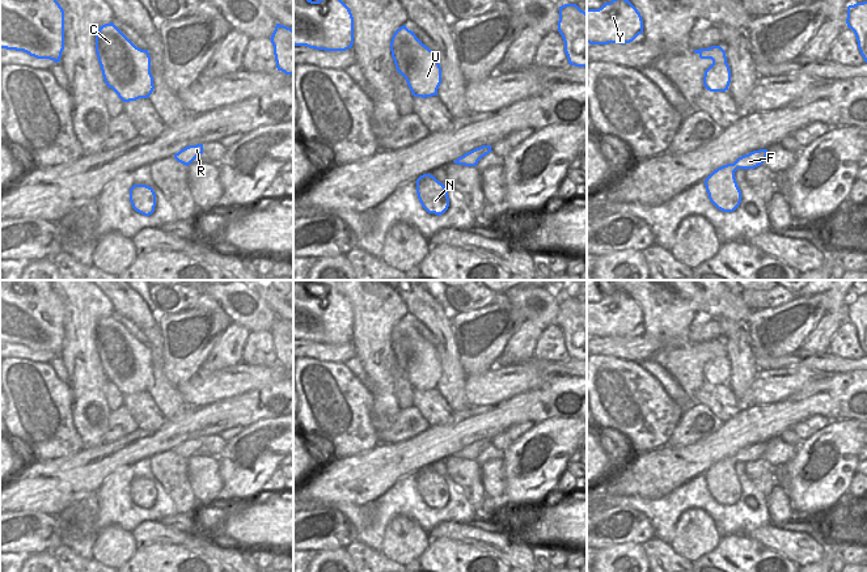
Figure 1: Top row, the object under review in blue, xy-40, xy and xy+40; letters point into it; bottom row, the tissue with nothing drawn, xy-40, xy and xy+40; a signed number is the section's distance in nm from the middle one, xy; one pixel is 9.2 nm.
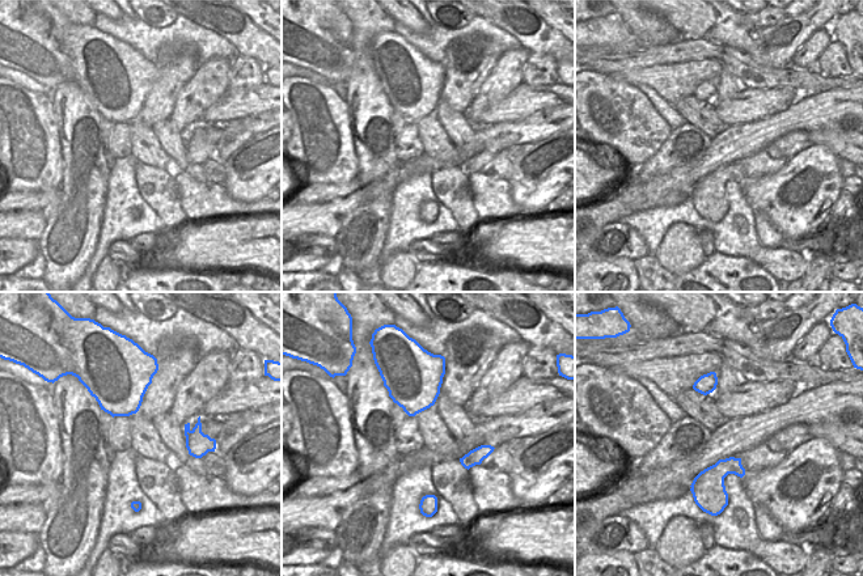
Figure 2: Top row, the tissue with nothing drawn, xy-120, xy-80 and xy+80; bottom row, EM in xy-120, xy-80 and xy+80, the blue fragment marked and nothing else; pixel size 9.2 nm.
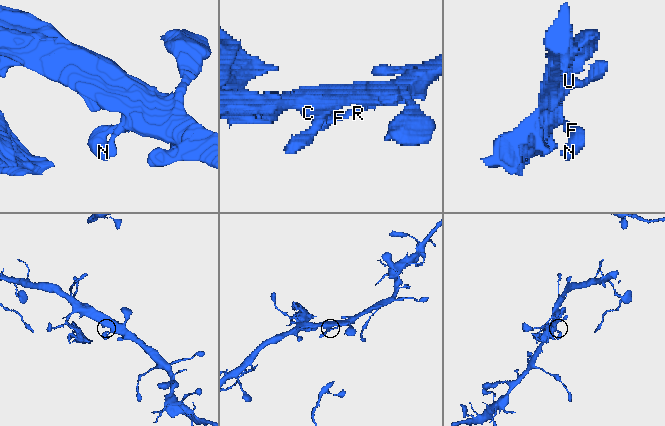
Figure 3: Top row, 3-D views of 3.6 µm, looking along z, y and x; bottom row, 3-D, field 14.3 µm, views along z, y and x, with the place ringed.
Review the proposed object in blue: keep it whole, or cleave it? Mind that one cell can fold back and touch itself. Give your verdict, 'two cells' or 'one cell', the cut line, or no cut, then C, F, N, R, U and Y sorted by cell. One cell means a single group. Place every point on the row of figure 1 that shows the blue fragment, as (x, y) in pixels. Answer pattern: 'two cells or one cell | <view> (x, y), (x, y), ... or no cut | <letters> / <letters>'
one cell | no cut | C F N R U Y

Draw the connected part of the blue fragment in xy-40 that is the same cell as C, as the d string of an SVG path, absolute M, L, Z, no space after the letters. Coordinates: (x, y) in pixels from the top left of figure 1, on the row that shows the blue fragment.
M113 22L100 26L96 52L105 84L123 102L152 94L155 85L148 50L136 47Z

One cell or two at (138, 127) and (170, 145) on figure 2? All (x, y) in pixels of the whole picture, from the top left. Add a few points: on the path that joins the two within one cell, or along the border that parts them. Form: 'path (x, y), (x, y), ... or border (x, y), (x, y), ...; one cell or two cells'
border (149, 127), (161, 148), (174, 162); two cells

